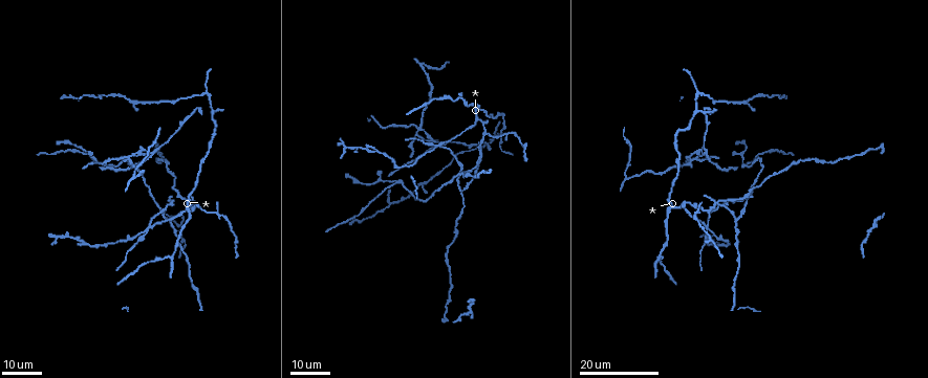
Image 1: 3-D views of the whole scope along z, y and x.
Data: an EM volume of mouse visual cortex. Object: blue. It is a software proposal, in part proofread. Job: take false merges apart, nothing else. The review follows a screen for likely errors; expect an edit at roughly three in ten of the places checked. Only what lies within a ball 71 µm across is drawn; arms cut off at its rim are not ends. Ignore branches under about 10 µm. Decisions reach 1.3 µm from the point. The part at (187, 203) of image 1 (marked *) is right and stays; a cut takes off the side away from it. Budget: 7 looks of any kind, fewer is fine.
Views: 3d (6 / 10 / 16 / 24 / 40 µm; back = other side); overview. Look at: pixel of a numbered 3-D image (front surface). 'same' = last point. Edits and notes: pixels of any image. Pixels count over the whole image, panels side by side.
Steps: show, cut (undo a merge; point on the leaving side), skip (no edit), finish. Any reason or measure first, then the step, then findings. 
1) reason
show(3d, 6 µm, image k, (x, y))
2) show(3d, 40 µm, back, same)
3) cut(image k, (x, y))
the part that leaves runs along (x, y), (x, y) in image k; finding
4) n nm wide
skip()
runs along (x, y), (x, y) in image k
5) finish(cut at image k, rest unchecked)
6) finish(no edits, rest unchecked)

four arms meet
show(3d, 16 µm, image 1, (716, 202))

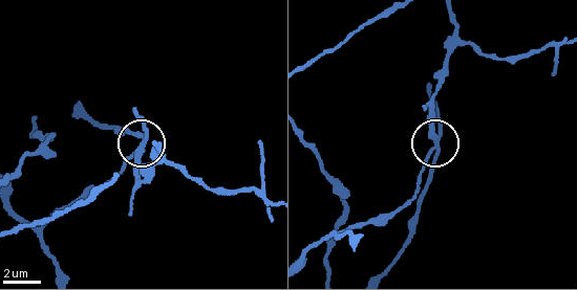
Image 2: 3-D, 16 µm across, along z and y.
zoom in
show(3d, 6 µm, image 2, (432, 147))

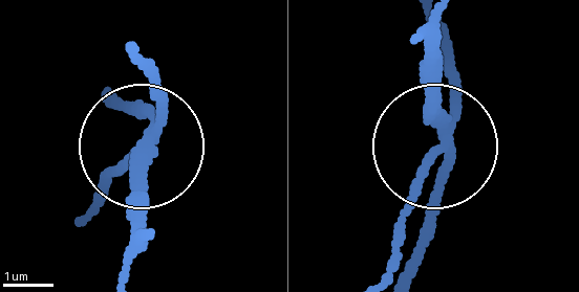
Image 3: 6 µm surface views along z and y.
side arm 88 µm; 4 arms
cut(image 3, (120, 174))
two neurons meet here

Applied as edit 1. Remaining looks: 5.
redraw
show(overview)

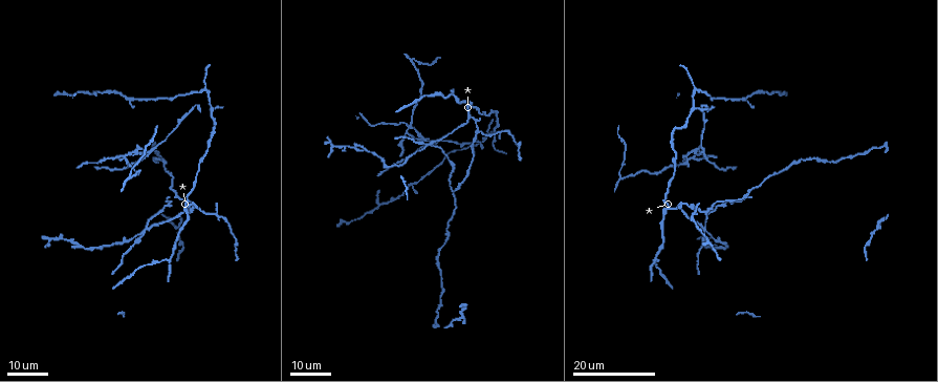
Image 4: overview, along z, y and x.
calibre changes
show(3d, 24 µm, image 4, (105, 247))

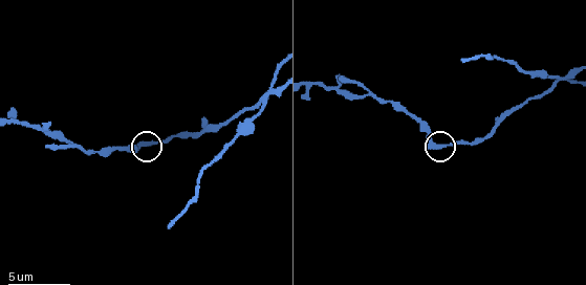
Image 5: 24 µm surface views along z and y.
zoom in
show(3d, 10 µm, image 5, (144, 143))

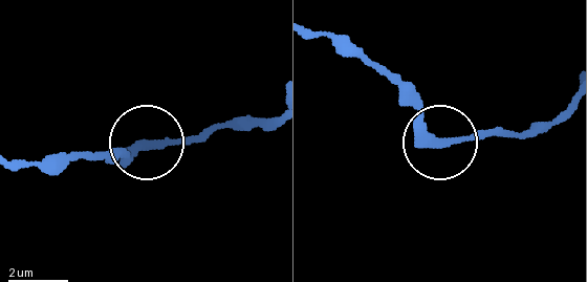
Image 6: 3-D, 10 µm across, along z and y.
show(3d, 6 µm, image 6, (438, 144))

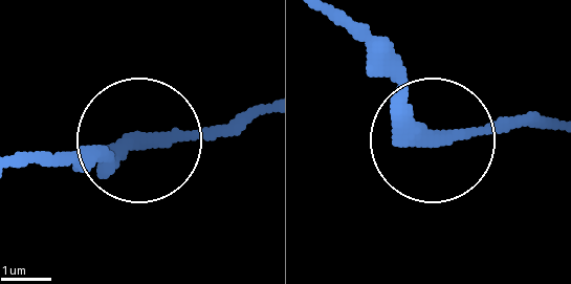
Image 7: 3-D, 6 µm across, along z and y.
230 nm wide
skip()
runs along (552, 122), (440, 134), (356, 38) in image 7; continuous, no second neuron

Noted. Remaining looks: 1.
two arms in line, one across
show(3d, 10 µm, image 5, (17, 122))

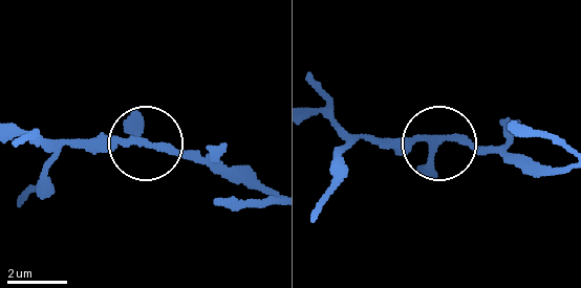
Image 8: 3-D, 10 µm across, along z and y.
3 arms
skip()
all the same neuron

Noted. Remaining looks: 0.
finish(cut at image 3, rest unchecked)

